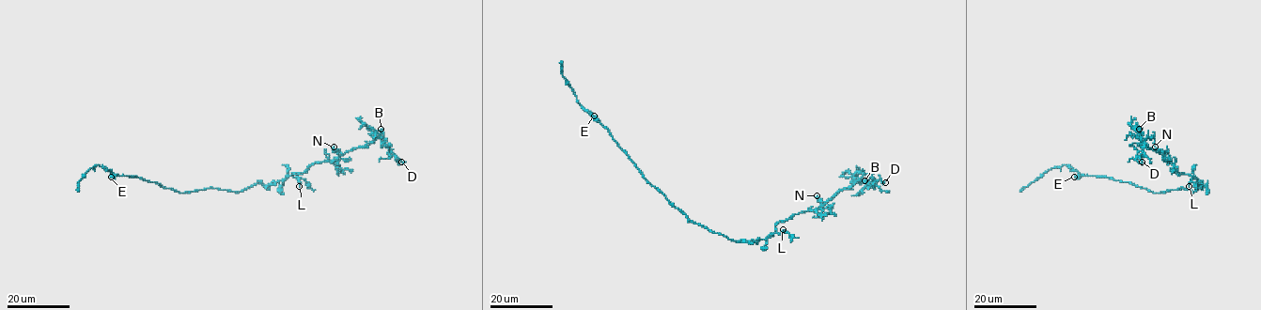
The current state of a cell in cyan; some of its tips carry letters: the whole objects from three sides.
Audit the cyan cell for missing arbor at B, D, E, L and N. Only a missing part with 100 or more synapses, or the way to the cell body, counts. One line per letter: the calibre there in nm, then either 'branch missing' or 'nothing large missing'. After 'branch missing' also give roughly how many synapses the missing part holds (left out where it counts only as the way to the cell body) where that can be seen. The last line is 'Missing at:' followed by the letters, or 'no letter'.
B: calibre 240 nm; branch missing
D: calibre 150 nm; nothing large missing
E: calibre 200 nm; nothing large missing
L: calibre 200 nm; nothing large missing
N: calibre 240 nm; nothing large missing
Missing at: B

